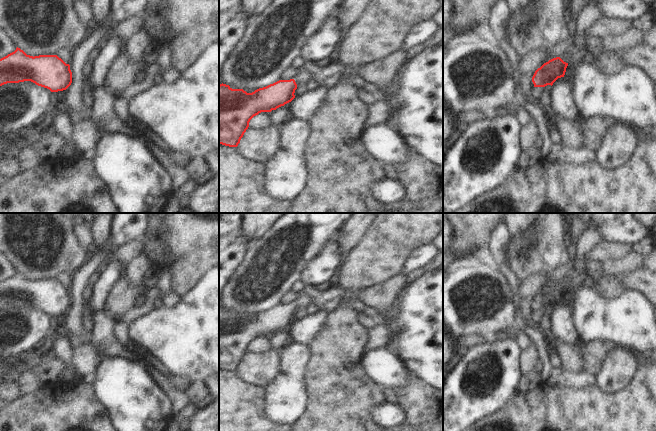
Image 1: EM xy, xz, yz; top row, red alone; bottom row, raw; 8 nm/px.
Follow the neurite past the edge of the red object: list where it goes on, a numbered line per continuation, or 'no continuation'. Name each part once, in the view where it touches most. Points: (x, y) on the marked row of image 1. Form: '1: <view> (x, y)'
1: xz (306, 82)

